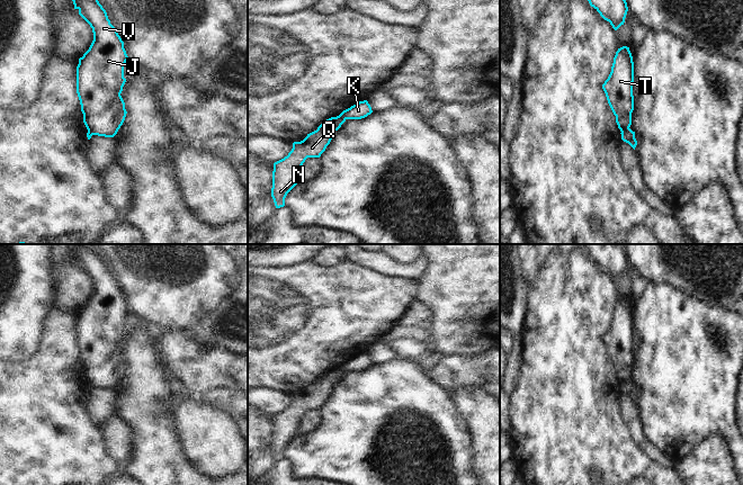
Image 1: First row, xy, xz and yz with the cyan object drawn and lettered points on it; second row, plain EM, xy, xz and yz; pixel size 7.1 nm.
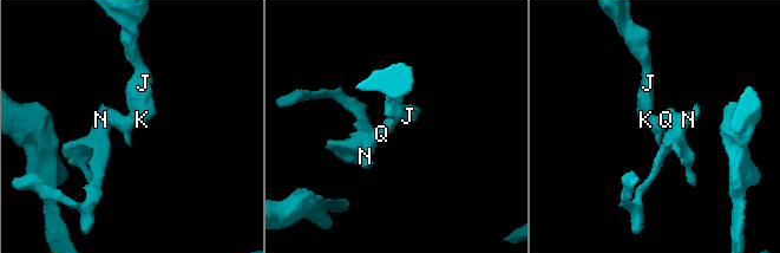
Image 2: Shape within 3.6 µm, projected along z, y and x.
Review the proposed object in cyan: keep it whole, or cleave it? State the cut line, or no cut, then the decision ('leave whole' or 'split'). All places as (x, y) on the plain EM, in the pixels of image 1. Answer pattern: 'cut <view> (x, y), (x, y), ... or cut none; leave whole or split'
cut yz (628, 379), (621, 384); split

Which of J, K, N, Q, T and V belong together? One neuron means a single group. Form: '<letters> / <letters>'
J K T V / N Q

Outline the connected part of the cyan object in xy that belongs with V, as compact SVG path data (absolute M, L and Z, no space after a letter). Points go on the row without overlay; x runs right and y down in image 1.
M74 244L72 253L93 285L93 293L77 318L83 375L92 387L114 389L127 366L120 345L128 308L96 244Z

